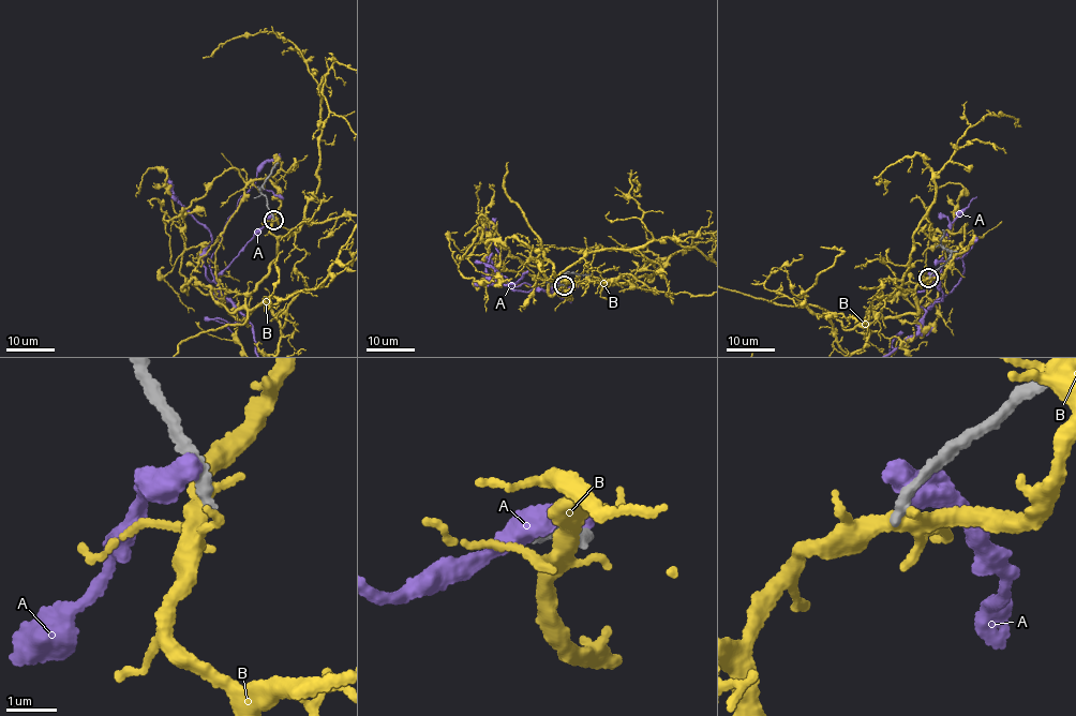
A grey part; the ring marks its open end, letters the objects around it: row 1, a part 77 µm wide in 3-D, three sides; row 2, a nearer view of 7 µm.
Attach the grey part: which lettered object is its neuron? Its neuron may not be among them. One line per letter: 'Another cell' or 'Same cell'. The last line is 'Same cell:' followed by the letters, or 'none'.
A: Another cell
B: Another cell
Same cell: none

